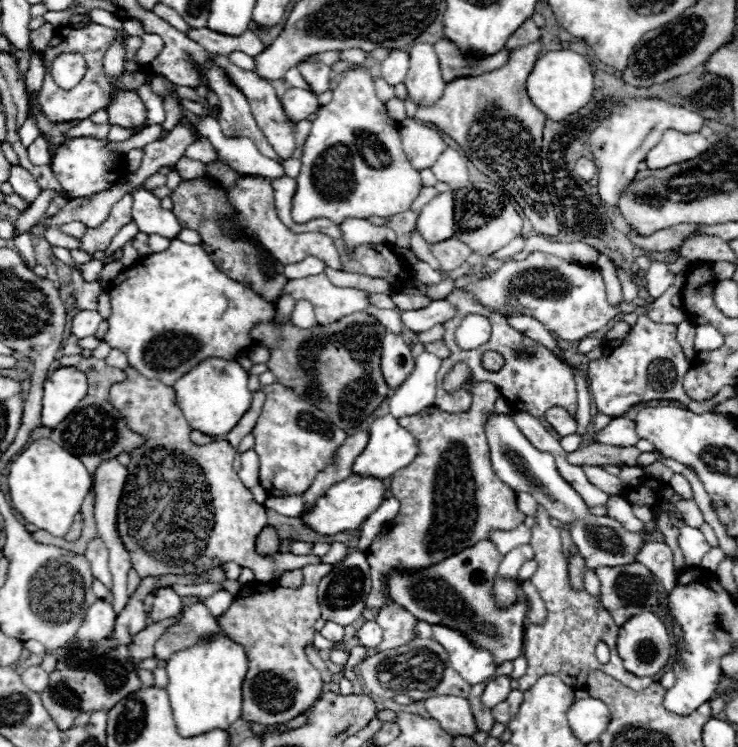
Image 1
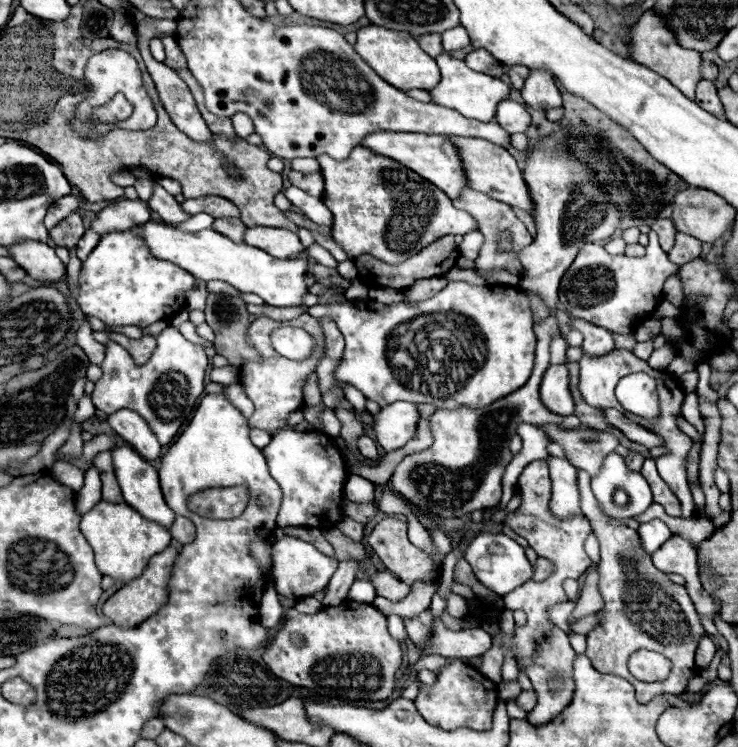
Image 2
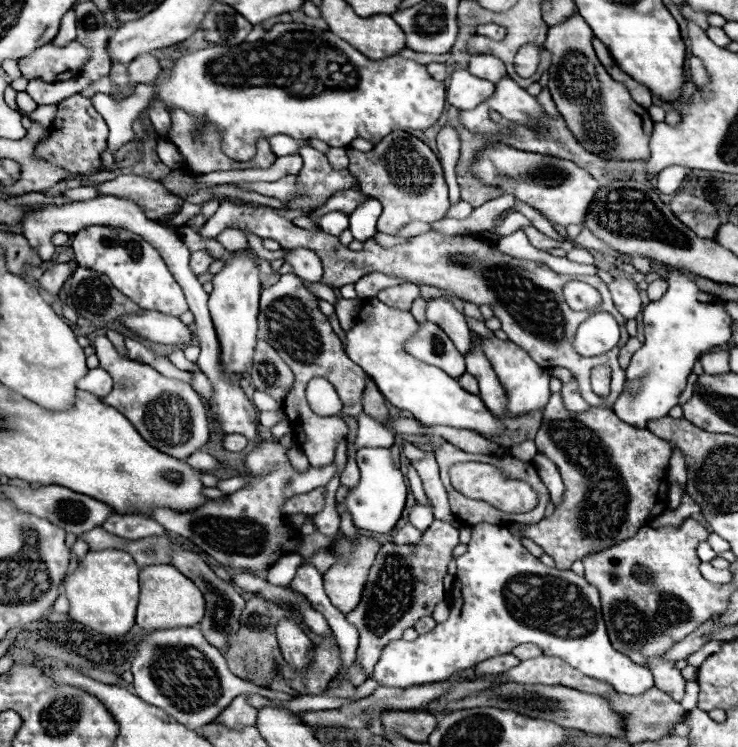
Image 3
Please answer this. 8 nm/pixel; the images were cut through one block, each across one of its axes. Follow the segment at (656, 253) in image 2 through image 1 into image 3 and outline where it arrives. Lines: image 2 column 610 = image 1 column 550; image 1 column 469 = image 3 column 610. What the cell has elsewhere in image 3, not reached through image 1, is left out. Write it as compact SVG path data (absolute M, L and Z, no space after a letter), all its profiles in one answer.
M618 276L618 278L614 278L614 282L610 284L610 292L612 292L612 300L614 300L618 312L620 312L626 320L636 318L636 314L638 314L640 308L642 308L636 282L630 280L630 278L626 278L626 276Z

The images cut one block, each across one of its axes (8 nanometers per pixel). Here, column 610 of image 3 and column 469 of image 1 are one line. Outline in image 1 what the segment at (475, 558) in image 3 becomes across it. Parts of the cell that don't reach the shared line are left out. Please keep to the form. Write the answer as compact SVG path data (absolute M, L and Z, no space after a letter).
M432 626L432 630L434 630L434 640L448 650L452 666L456 666L456 672L470 686L488 682L494 676L496 666L492 662L490 652L472 648L470 642L460 632L450 630L446 626Z

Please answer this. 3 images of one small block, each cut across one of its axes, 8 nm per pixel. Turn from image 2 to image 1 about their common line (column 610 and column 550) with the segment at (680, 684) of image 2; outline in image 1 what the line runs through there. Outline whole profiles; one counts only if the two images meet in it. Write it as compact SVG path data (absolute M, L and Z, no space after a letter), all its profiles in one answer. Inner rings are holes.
M538 506L538 516L536 524L532 526L532 540L530 544L534 546L536 552L536 562L538 568L530 582L538 588L544 604L546 604L546 622L544 624L524 624L524 648L522 654L528 660L528 670L526 674L518 680L520 690L526 692L540 676L544 674L556 674L562 678L564 684L572 686L574 690L586 688L586 678L592 670L602 670L606 674L612 674L618 682L624 682L624 686L640 692L650 686L653 682L652 677L638 677L628 674L622 666L622 660L616 654L616 634L618 626L612 622L612 616L608 610L600 604L600 600L586 590L576 592L570 584L568 578L568 562L562 550L562 538L560 530L550 524L550 516L542 506ZM598 642L606 642L610 648L610 662L600 664L594 656L594 648Z

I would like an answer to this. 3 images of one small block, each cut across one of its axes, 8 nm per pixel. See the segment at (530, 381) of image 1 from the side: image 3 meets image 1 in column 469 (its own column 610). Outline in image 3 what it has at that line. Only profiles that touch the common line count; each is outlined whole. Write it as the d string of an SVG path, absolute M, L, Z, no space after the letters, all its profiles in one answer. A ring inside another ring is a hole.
M224 202L224 214L214 214L212 218L208 218L208 222L200 230L200 236L216 238L226 228L246 228L258 234L260 238L272 238L276 242L296 242L298 246L306 246L314 250L316 254L322 254L322 264L324 264L322 284L328 284L328 286L340 288L344 284L358 282L362 276L370 272L382 272L388 276L402 278L408 284L426 284L438 290L446 290L448 294L462 298L466 302L472 302L476 306L488 304L494 310L494 316L500 318L502 330L508 334L508 340L520 346L522 350L526 350L534 358L534 362L538 362L544 368L554 368L554 366L568 368L580 384L582 398L590 406L614 408L616 396L622 394L626 374L618 364L618 350L628 342L630 336L624 328L626 320L614 308L608 286L598 276L572 278L566 274L556 274L542 264L520 262L516 258L508 258L506 254L500 254L496 244L476 240L476 238L466 238L466 236L446 236L434 230L414 236L408 244L400 244L392 248L382 248L380 244L374 242L374 238L370 238L366 240L360 252L350 252L346 246L338 242L336 236L314 234L310 230L302 230L294 226L290 220L274 214L270 208L236 206L232 202ZM568 280L584 280L602 294L602 304L598 306L598 312L612 314L620 326L620 342L610 352L602 356L592 356L592 358L572 356L572 338L578 326L590 316L590 312L588 310L574 312L568 308L562 296L562 286ZM596 364L608 364L612 368L612 390L608 398L596 396L590 388L590 368L594 368Z

